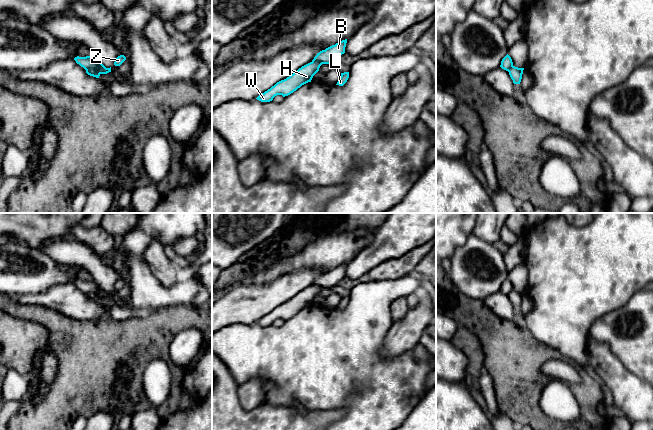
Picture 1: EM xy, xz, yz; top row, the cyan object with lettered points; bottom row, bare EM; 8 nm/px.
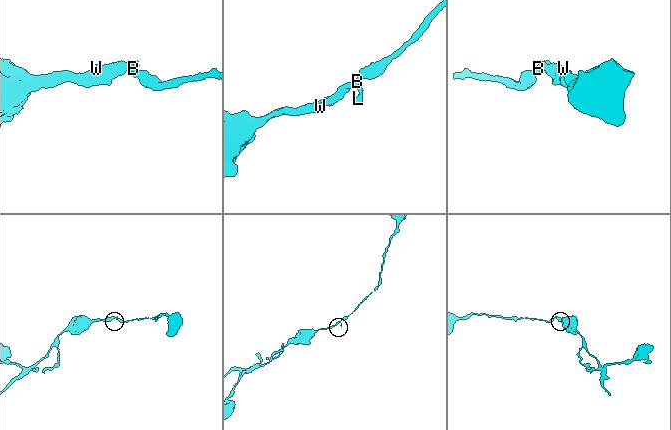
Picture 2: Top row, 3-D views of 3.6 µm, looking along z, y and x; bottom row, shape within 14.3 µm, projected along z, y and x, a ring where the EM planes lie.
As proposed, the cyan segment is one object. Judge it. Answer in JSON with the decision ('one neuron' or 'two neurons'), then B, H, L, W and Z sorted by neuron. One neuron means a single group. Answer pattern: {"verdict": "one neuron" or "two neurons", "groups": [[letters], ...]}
{"verdict": "two neurons", "groups": [["B", "L", "Z"], ["H", "W"]]}

